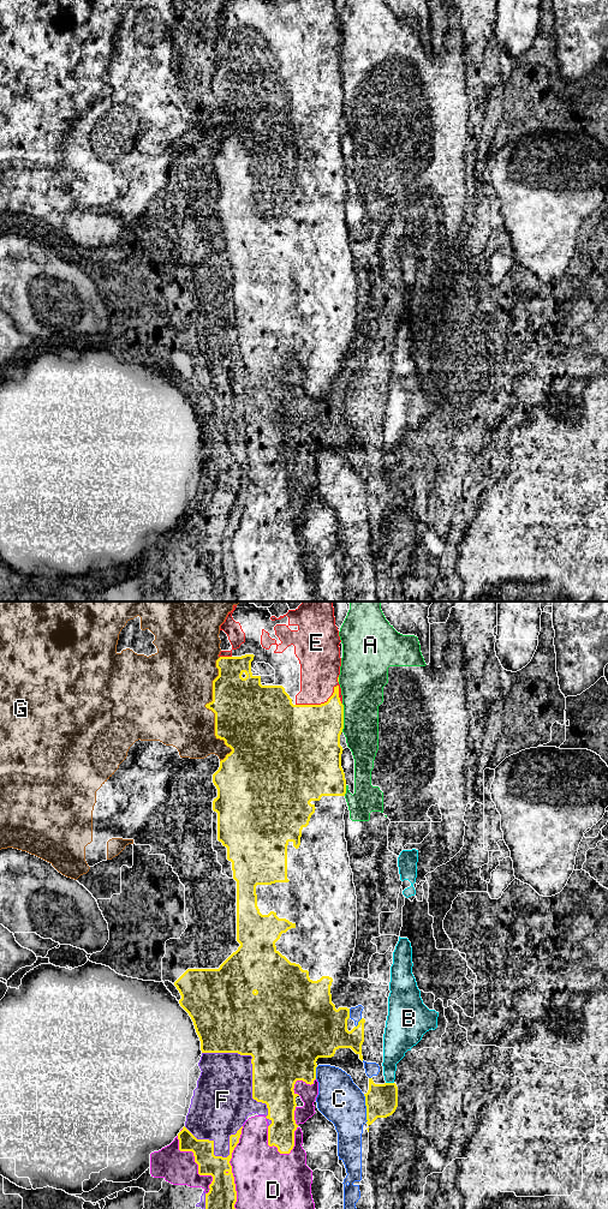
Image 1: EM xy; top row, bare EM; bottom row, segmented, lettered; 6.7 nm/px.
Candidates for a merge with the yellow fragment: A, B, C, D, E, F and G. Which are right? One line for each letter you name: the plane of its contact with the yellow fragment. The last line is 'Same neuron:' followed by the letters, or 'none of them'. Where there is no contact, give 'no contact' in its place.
D: contact in xy
E: contact in xy
Same neuron: D, E

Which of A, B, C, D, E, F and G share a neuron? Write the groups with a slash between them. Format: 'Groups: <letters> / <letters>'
Groups: A / B / C / D E / F / G

